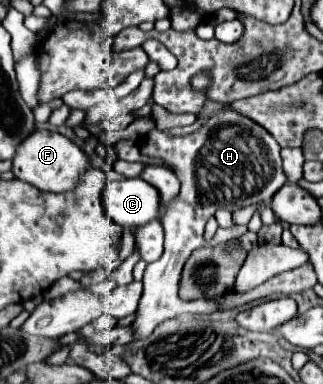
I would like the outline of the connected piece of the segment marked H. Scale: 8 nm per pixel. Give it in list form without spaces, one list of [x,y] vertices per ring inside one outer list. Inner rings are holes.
[[[205,100],[197,118],[205,118],[205,124],[191,134],[171,136],[155,128],[141,140],[141,154],[163,160],[179,178],[181,190],[165,206],[161,216],[165,230],[163,256],[145,268],[143,296],[131,324],[135,340],[149,338],[155,326],[167,318],[183,313],[210,314],[219,310],[217,303],[205,298],[194,300],[194,305],[188,305],[177,296],[185,260],[195,248],[203,246],[205,224],[219,208],[235,212],[261,200],[271,200],[275,192],[287,182],[281,166],[281,146],[255,120],[233,110],[231,104],[215,100]]]

